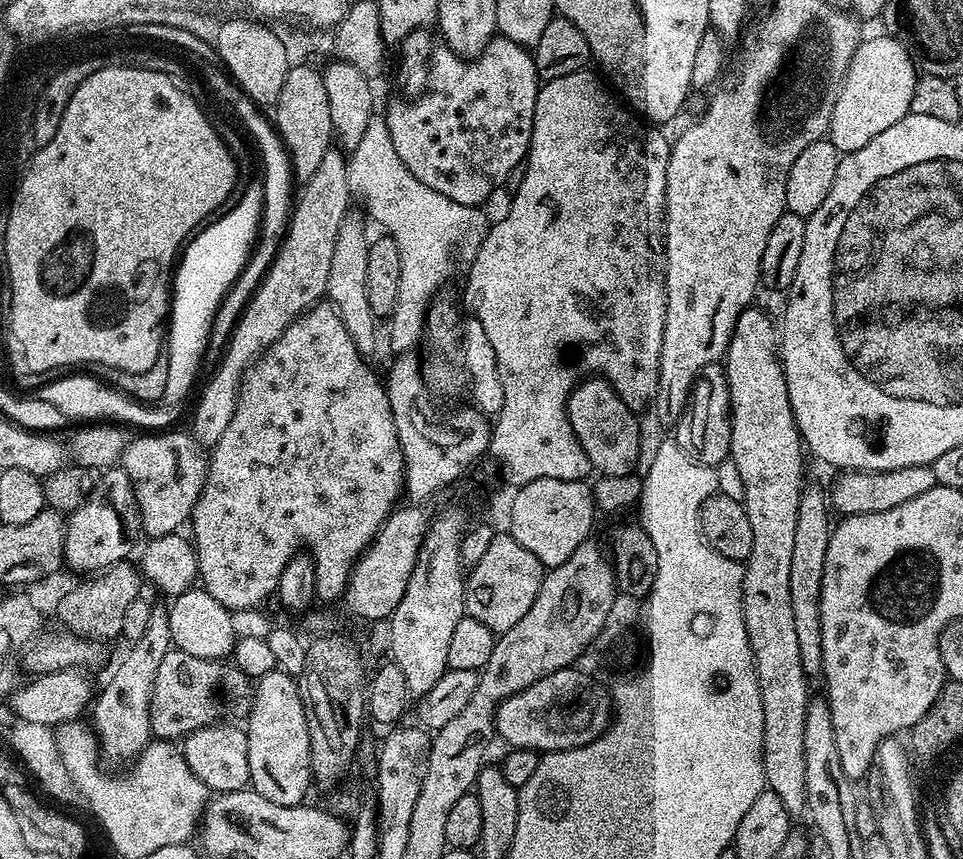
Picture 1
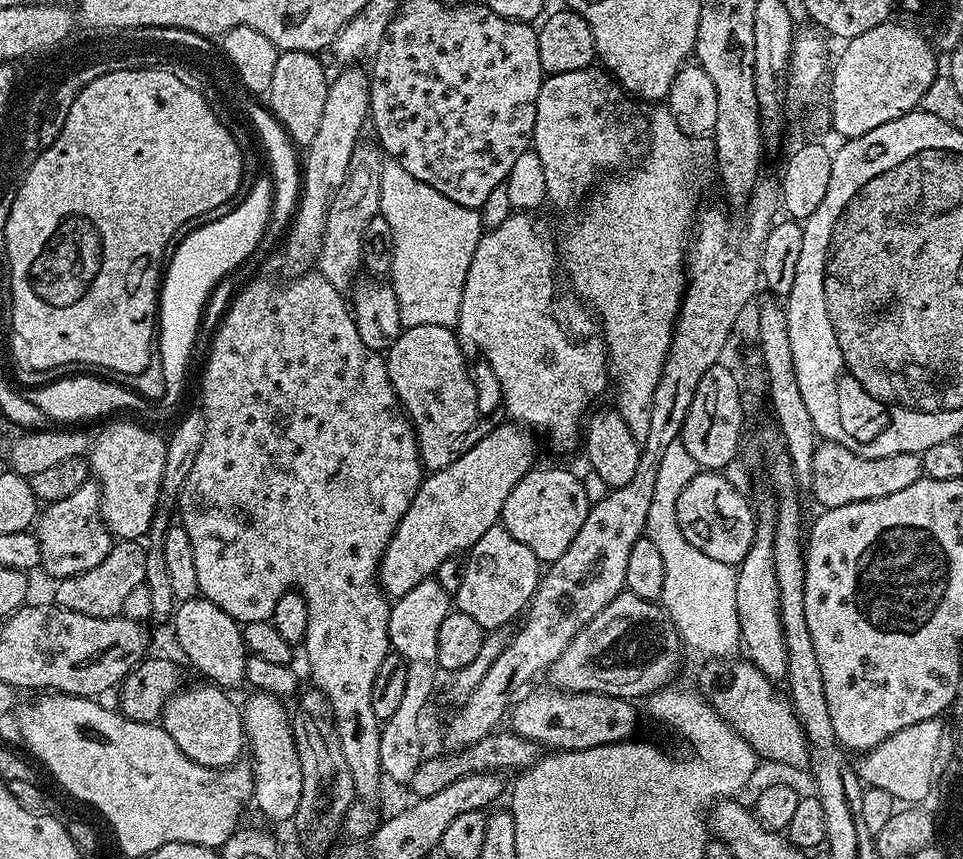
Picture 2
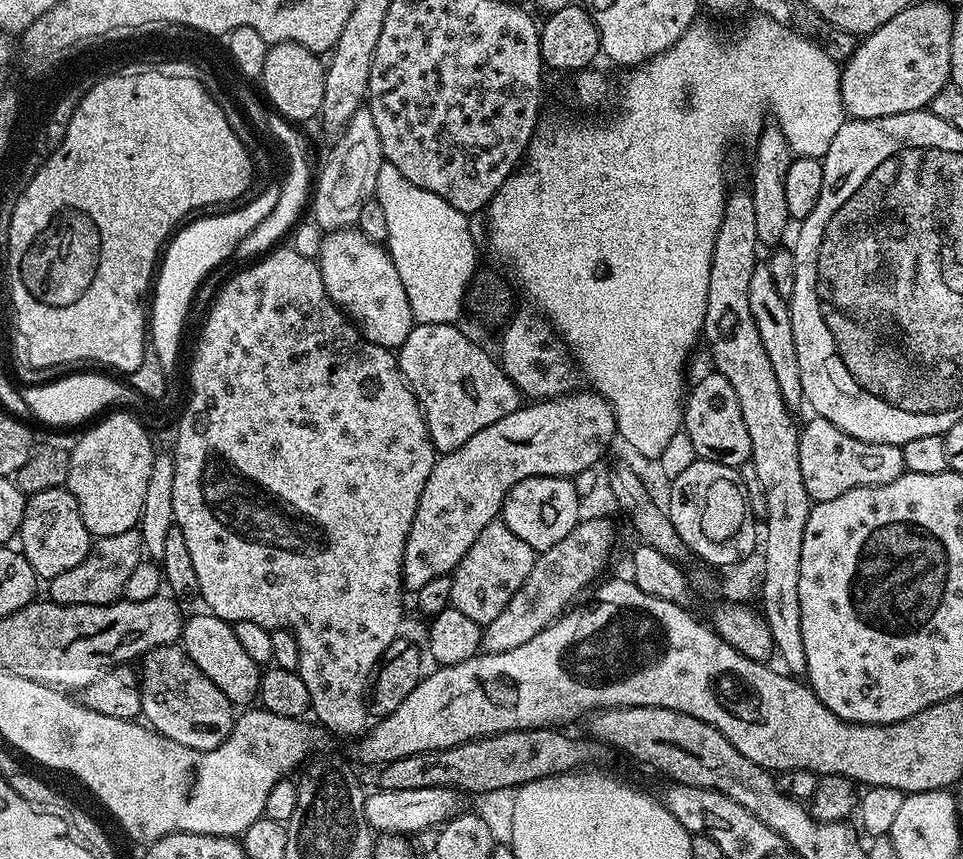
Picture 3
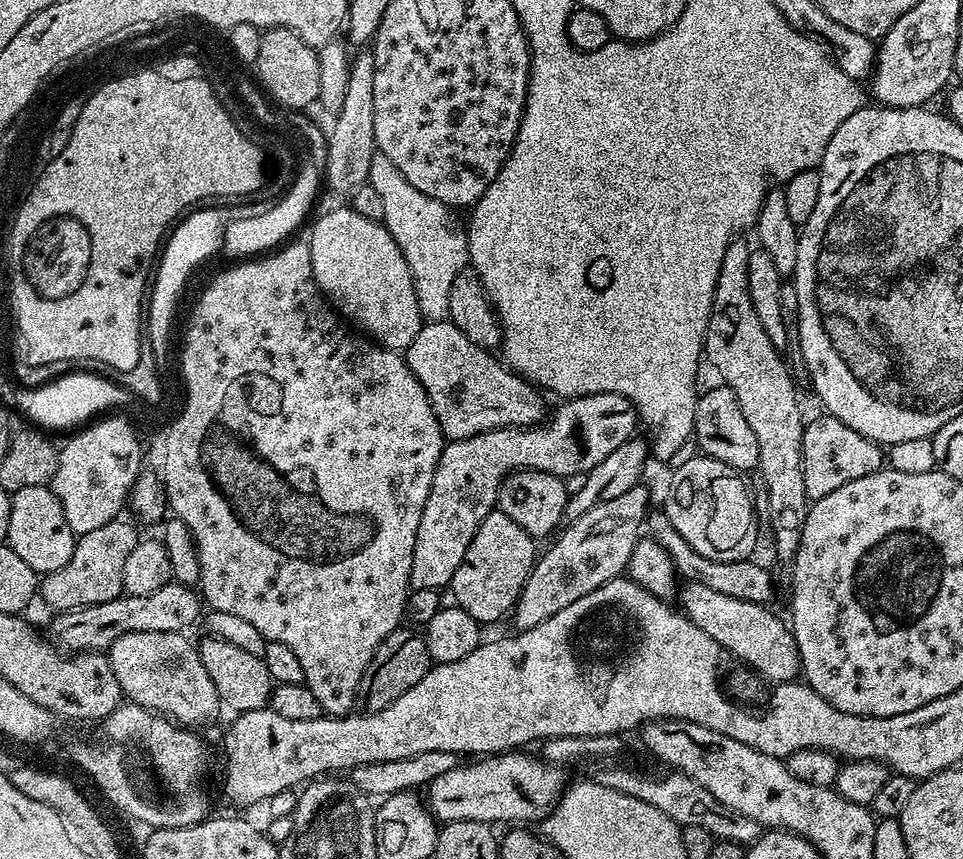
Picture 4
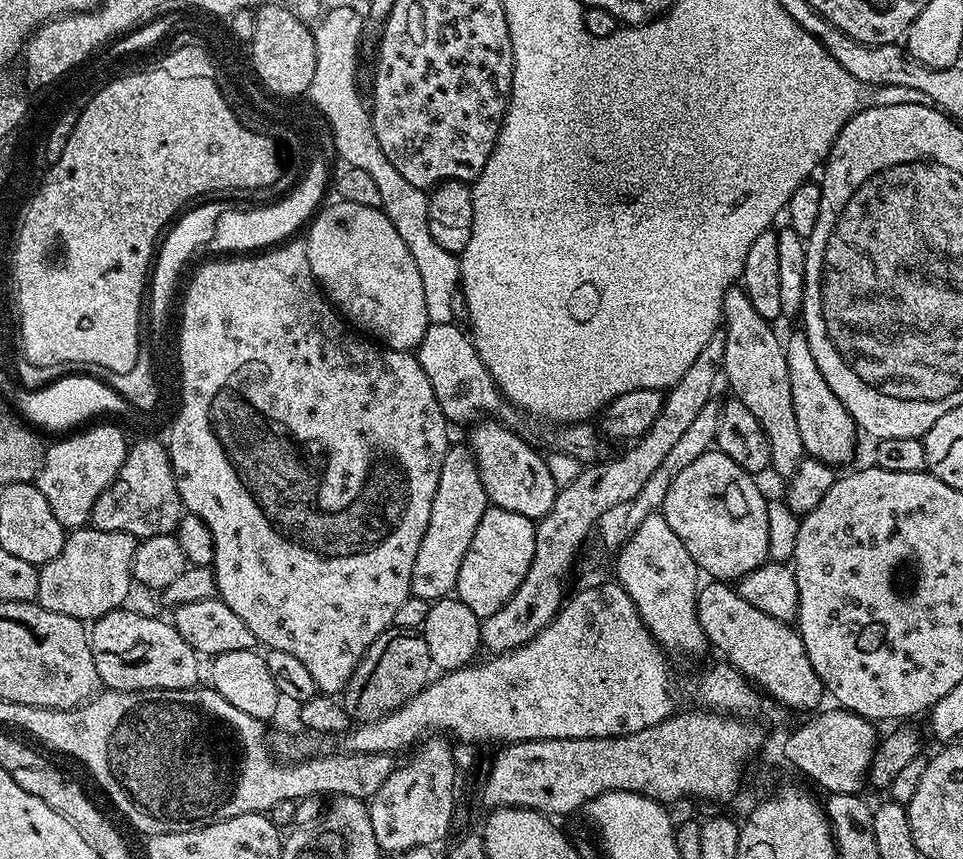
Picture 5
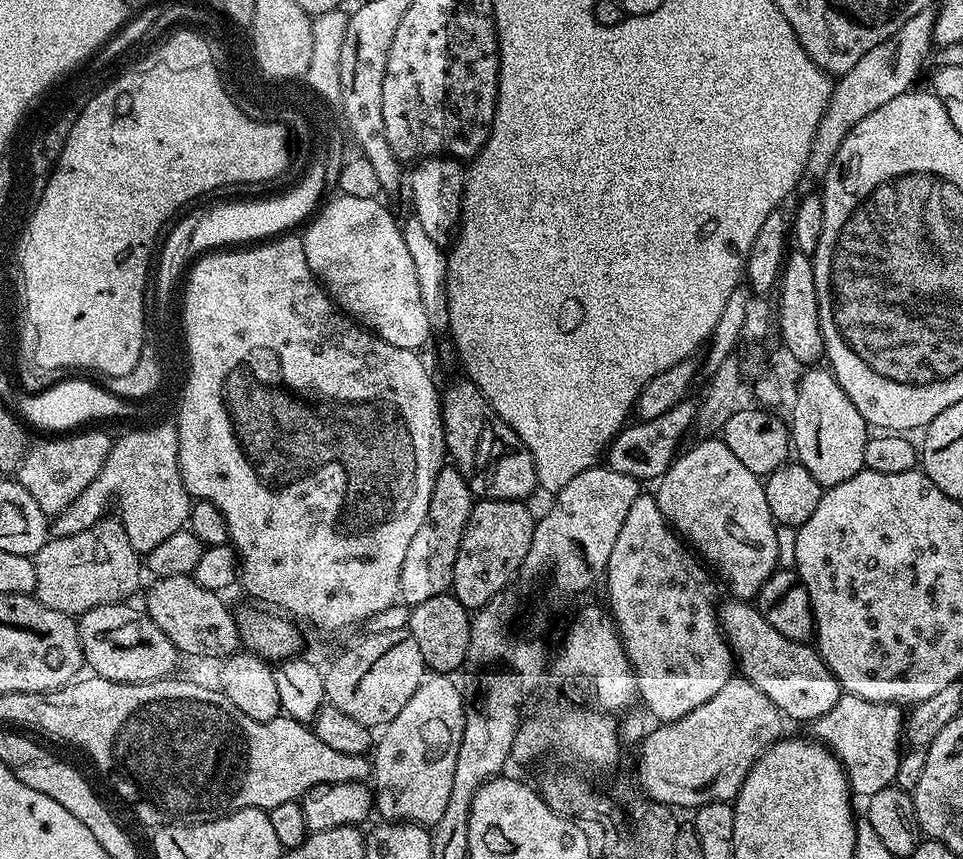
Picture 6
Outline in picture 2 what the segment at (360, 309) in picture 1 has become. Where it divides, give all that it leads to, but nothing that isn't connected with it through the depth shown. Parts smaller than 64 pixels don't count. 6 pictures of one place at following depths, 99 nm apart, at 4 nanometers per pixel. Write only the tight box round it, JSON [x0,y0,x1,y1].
[314,142,384,290]

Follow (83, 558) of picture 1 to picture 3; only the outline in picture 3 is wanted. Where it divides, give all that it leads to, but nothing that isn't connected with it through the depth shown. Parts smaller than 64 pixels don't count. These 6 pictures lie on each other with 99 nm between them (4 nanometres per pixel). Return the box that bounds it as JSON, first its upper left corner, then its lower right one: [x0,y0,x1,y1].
[18,487,94,578]

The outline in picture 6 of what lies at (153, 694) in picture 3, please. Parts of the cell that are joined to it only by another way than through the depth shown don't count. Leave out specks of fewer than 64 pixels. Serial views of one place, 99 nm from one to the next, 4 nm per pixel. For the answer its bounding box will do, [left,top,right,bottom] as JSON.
[76,602,178,684]

